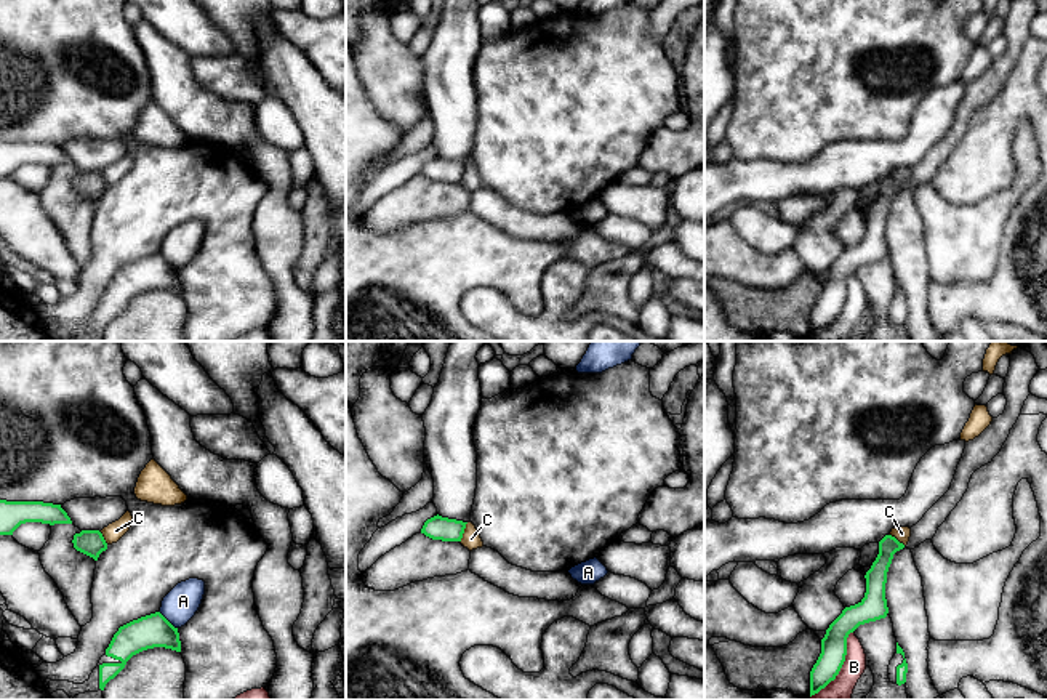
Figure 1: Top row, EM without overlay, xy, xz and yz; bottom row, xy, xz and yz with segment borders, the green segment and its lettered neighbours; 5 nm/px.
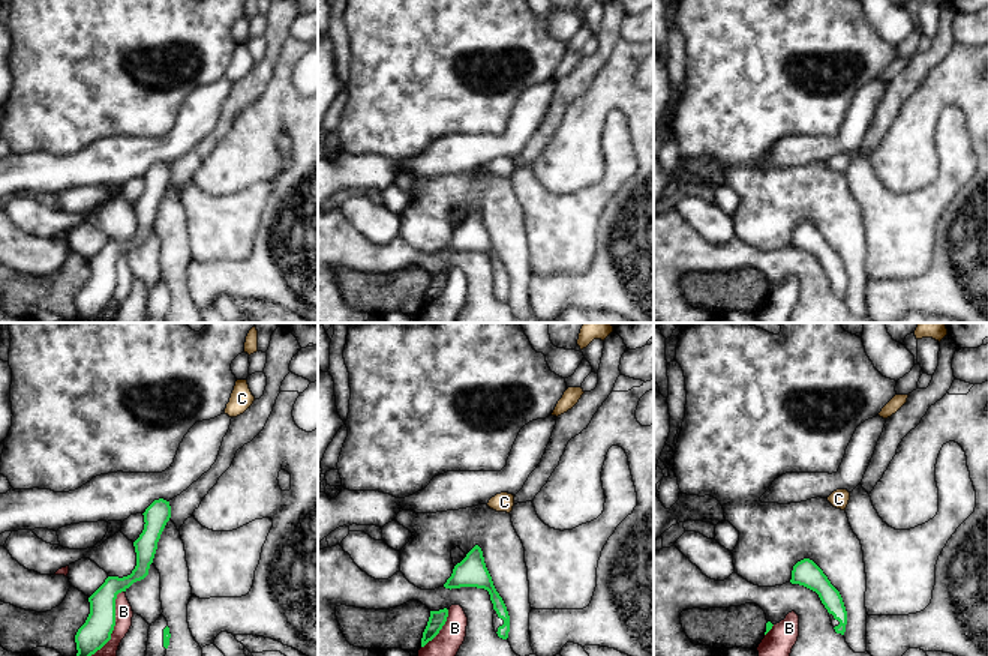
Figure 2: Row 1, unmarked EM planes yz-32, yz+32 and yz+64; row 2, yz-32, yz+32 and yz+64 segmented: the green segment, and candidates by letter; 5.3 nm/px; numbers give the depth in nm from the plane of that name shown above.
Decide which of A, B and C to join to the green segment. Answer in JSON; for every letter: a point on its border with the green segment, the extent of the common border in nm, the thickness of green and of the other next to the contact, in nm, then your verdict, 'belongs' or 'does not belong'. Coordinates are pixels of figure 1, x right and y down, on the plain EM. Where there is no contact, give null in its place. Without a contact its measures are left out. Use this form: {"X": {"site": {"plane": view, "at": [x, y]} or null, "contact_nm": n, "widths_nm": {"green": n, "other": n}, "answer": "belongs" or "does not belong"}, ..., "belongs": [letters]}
{"A": {"site": {"plane": "xy", "at": [167, 261]}, "contact_nm": 130, "widths_nm": {"green": 170, "other": 170}, "answer": "does not belong"}, "B": {"site": {"plane": "yz", "at": [841, 308]}, "contact_nm": 400, "widths_nm": {"green": 130, "other": 160}, "answer": "does not belong"}, "C": {"site": {"plane": "xz", "at": [463, 173]}, "contact_nm": 110, "widths_nm": {"green": 120, "other": 90}, "answer": "does not belong"}, "belongs": []}

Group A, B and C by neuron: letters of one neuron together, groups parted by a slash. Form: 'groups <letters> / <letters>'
groups A / B / C

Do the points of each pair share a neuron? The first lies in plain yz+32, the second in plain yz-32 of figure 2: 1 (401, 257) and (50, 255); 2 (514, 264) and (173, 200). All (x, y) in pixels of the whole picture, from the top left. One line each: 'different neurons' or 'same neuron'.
1: same neuron
2: same neuron

